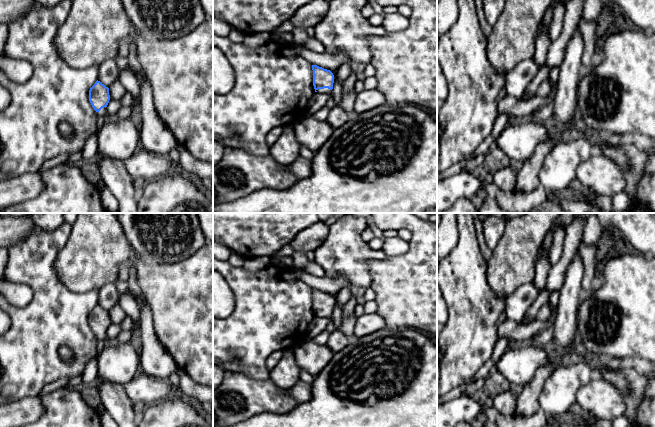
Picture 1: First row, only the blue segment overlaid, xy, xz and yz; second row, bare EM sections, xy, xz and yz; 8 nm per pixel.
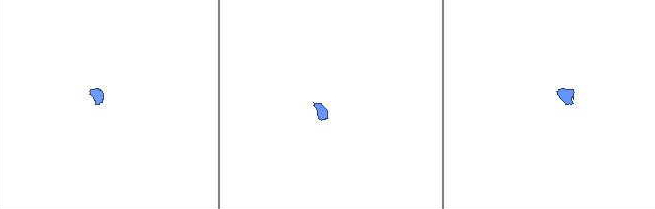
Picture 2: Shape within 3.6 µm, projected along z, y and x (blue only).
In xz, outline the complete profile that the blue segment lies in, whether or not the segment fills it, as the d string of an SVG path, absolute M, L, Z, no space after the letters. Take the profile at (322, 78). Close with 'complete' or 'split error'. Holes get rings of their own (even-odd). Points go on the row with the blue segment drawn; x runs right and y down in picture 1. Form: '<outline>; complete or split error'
M312 65L313 86L315 92L330 94L332 93L334 75L330 70L324 69L317 65Z; split error

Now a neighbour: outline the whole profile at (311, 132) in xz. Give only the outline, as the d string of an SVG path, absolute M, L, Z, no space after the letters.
M307 115L293 125L293 129L298 143L307 146L313 152L317 152L334 131L327 121L320 121L312 115Z

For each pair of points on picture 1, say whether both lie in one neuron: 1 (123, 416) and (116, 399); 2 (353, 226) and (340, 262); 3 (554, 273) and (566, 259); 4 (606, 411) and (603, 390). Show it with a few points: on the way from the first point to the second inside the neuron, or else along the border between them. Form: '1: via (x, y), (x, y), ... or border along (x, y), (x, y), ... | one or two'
1: via (122, 412), (117, 403) | one
2: via (345, 235), (343, 253) | one
3: via (557, 270), (564, 262) | one
4: via (606, 406), (603, 395) | one

